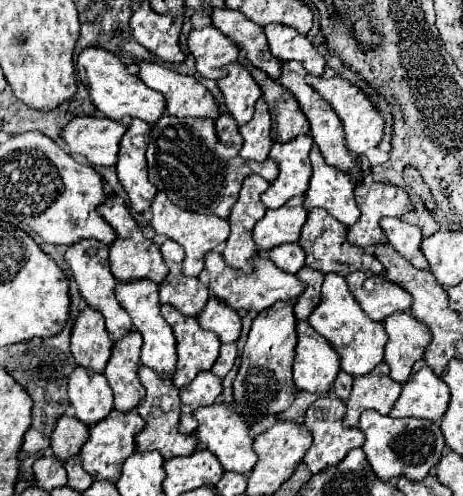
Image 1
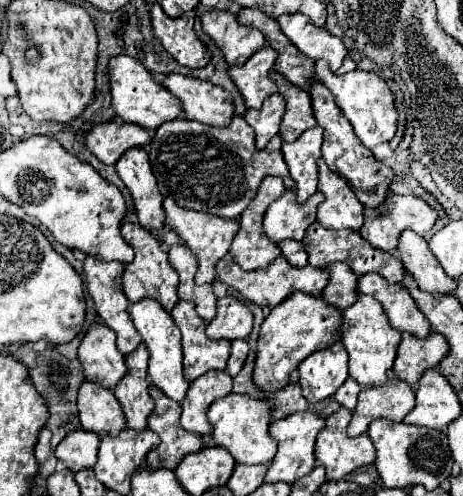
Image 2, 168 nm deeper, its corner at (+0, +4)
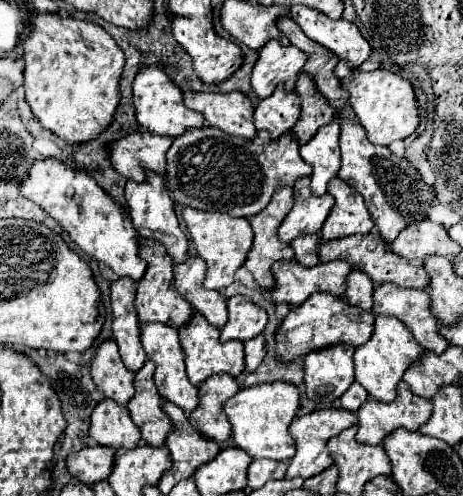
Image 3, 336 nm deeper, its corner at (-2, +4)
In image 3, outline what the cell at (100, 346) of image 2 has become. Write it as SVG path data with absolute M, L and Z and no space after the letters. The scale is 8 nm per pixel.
M104 341L96 349L90 373L94 383L104 391L106 399L126 405L134 395L134 373L124 367L114 341Z

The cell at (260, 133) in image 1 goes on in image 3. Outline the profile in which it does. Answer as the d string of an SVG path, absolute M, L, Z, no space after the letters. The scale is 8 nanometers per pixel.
M278 87L270 97L262 99L254 113L256 129L266 129L272 139L290 131L300 117L300 99L296 93L288 93Z

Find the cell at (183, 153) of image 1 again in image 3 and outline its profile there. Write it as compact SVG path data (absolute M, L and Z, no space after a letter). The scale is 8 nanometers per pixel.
M214 127L186 131L184 135L174 139L172 147L166 153L166 159L168 159L166 183L172 189L174 203L180 203L184 207L194 207L200 211L226 211L228 215L234 215L234 217L254 217L270 203L278 187L294 187L296 179L310 175L312 167L304 163L298 149L300 145L292 131L280 135L278 139L270 139L266 131L258 131L258 137L252 141L242 137L232 137Z

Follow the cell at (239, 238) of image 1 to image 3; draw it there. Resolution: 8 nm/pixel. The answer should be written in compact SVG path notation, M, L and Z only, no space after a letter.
M282 187L282 189L278 189L278 193L272 197L272 203L270 203L264 211L260 211L258 215L254 215L254 217L250 219L250 225L252 225L252 229L254 229L254 243L252 243L252 249L250 249L248 259L246 259L244 265L246 265L246 269L254 275L254 281L256 281L256 285L258 285L260 289L266 289L266 291L274 289L274 275L272 275L272 269L270 269L274 261L294 259L294 249L278 239L278 227L280 227L282 219L288 215L288 211L290 211L292 205L294 205L294 191L292 191L292 187Z

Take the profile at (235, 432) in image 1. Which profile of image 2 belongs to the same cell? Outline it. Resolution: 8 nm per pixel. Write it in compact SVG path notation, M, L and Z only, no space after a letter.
M226 395L216 399L208 409L208 421L212 423L212 439L216 445L228 449L236 463L242 465L256 465L256 463L270 463L276 455L276 441L268 435L270 423L270 407L264 399L248 397L248 395Z

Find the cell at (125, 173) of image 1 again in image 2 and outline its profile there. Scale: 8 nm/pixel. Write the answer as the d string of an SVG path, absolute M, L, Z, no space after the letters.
M144 147L128 149L118 159L116 171L134 199L134 209L140 225L146 229L160 229L164 225L162 195L156 187L156 177L152 175Z

